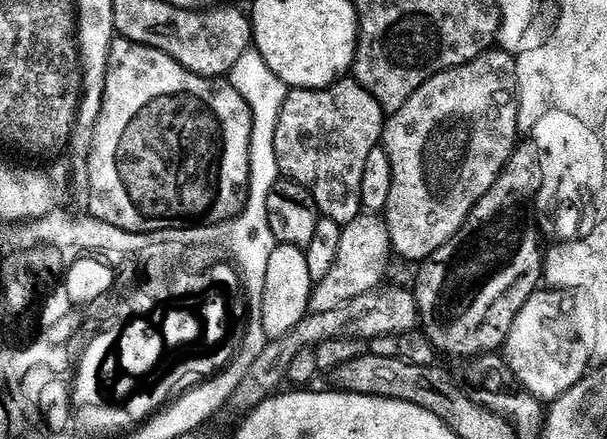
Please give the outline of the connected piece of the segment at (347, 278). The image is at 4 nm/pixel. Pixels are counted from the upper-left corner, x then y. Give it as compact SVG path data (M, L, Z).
M362 216L342 229L337 259L324 279L313 287L309 309L311 313L337 310L360 295L375 291L381 284L384 274L385 256L391 253L389 230L385 223L376 218Z

